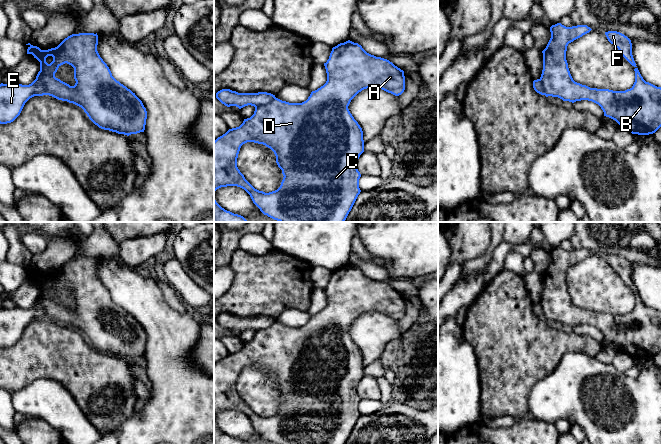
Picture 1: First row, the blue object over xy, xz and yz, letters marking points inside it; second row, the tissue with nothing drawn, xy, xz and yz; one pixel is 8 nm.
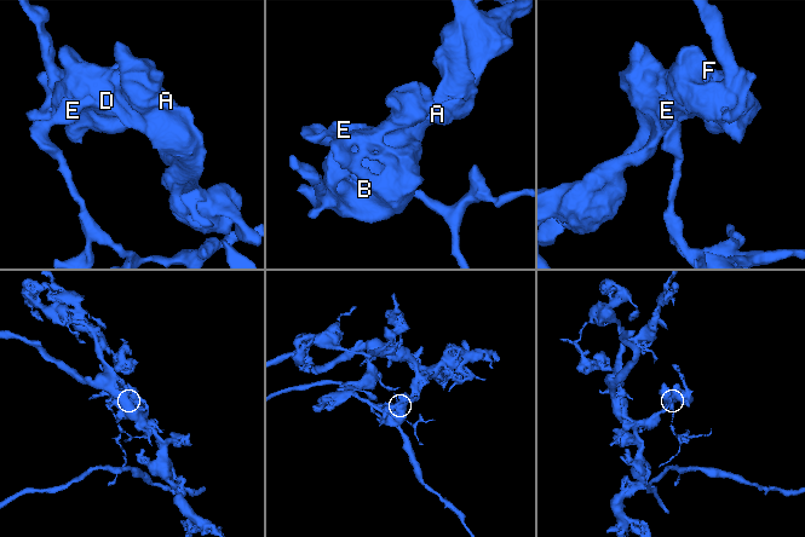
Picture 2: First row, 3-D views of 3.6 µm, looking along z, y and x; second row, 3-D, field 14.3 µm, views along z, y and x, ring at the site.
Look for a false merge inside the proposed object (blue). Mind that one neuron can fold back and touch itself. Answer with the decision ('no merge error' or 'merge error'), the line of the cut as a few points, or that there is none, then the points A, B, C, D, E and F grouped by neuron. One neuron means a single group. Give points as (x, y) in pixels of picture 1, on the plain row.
merge error; cut xz (275, 321), (255, 332); groups A B C D F / E

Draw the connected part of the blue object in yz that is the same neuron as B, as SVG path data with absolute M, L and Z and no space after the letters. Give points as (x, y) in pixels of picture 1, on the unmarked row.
M557 247L550 251L551 262L542 275L543 294L540 301L544 319L563 325L588 324L598 328L604 340L615 344L632 358L649 359L662 350L662 312L646 306L632 279L631 264L617 255L605 256L608 265L635 291L635 306L630 313L613 315L590 312L573 304L566 284L569 267L589 257L587 249L566 251Z

